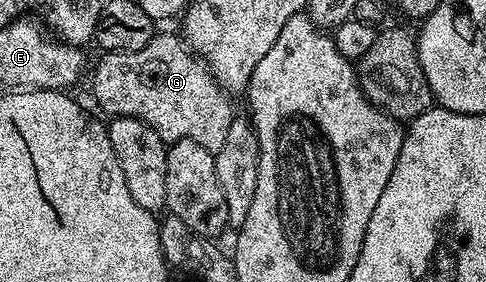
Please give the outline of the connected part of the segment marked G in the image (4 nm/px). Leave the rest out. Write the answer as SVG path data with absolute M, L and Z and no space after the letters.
M158 31L143 46L143 50L130 52L105 52L93 72L93 96L97 104L106 112L106 117L126 116L147 122L155 134L159 134L166 142L175 140L194 140L203 146L203 150L217 153L226 141L227 130L230 129L235 111L230 93L222 88L221 83L209 71L208 64L199 56L189 51L180 35L172 36L169 32Z

